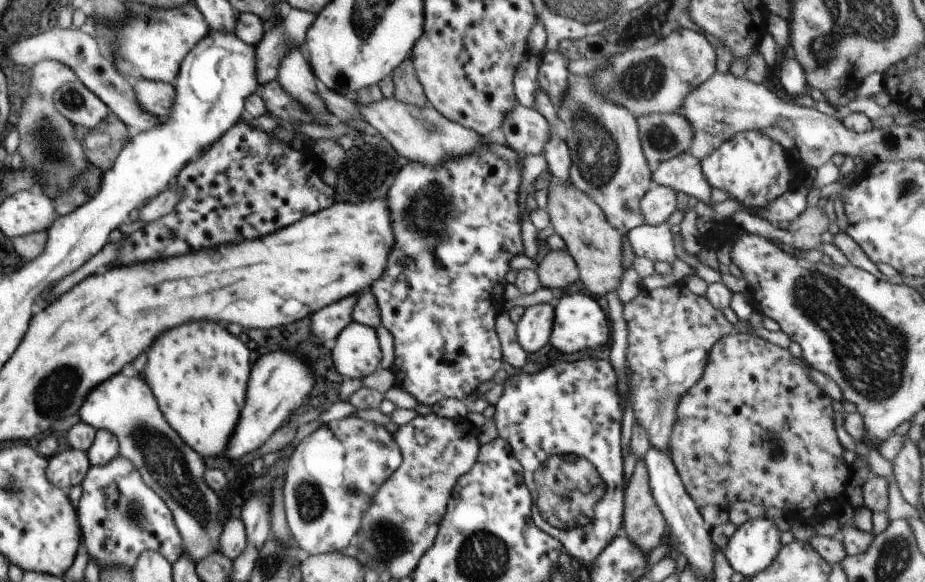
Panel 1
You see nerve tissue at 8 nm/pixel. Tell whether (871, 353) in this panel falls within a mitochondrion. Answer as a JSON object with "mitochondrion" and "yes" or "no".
{"mitochondrion":"yes"}

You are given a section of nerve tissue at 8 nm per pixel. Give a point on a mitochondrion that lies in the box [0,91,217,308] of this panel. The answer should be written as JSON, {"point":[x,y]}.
{"point":[50,149]}

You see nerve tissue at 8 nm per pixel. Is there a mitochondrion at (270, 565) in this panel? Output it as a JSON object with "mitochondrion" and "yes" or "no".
{"mitochondrion":"yes"}

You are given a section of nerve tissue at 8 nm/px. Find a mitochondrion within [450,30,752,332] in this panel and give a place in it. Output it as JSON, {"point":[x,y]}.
{"point":[596,152]}

